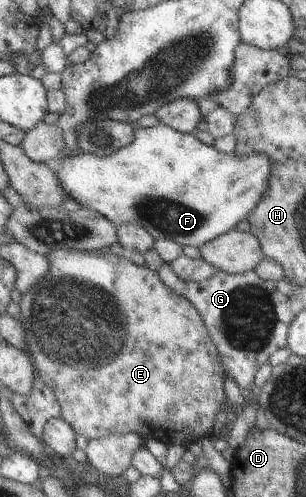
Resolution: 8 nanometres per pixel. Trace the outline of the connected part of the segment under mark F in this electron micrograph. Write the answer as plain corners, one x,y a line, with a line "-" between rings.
161,122
154,127
135,130
132,143
112,155
98,157
84,151
68,155
62,158
61,168
56,174
67,198
74,199
81,208
98,211
117,228
132,222
144,227
154,239
167,239
183,246
200,248
204,243
235,228
256,209
268,191
270,171
272,163
264,151
242,157
234,152
220,153
198,133
182,133

